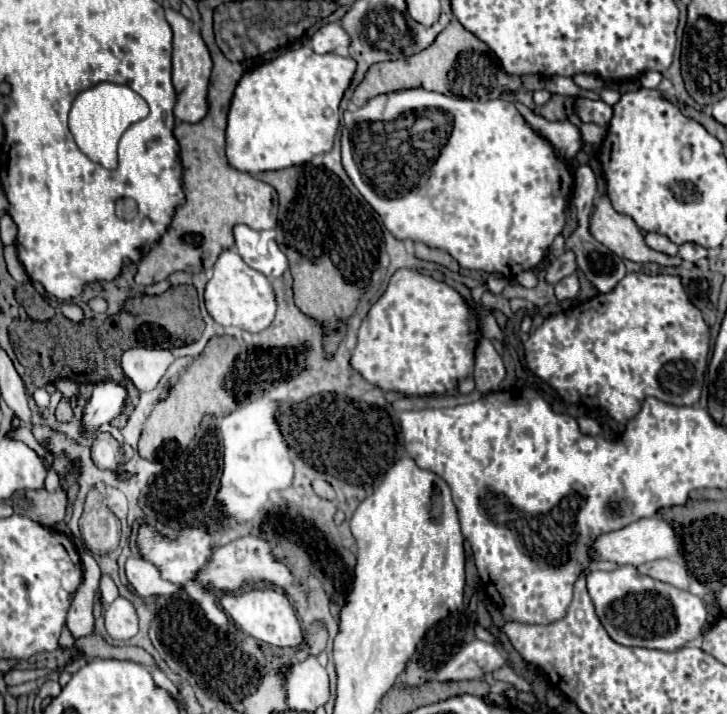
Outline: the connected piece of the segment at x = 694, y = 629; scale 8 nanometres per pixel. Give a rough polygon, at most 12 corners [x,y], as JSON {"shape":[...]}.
{"shape":[[635,566],[589,572],[617,644],[673,652],[701,638],[699,596]]}

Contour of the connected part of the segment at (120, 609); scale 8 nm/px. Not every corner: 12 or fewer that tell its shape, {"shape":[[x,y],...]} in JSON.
{"shape":[[129,600],[105,608],[105,628],[115,640],[137,634],[137,614]]}

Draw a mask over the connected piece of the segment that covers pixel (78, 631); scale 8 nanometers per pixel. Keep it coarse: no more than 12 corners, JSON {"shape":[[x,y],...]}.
{"shape":[[81,556],[83,582],[67,612],[75,638],[93,632],[93,604],[101,570],[93,556]]}

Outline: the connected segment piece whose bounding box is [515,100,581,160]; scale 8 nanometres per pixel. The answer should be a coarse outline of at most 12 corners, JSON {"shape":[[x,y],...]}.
{"shape":[[515,100],[529,126],[565,160],[581,148],[581,132],[569,120],[547,122]]}

